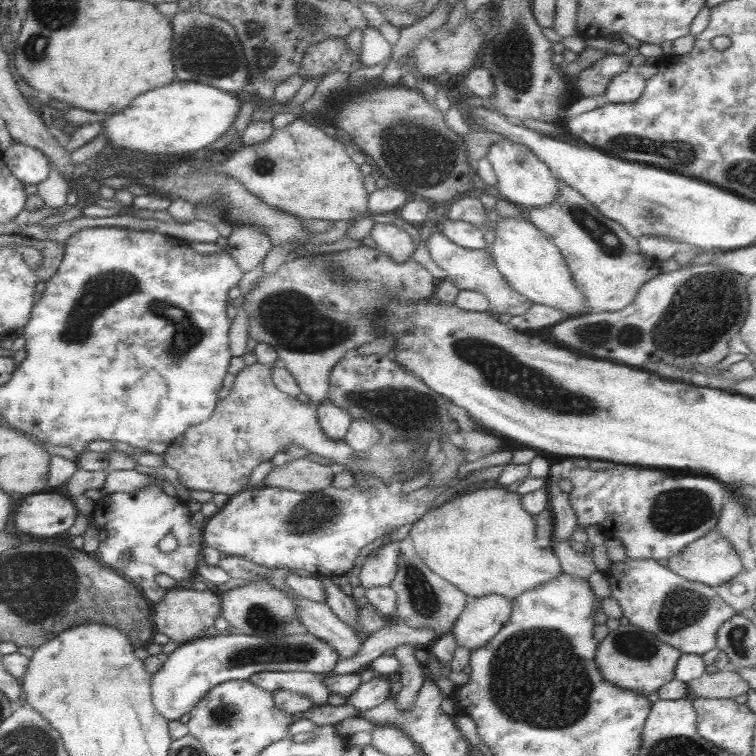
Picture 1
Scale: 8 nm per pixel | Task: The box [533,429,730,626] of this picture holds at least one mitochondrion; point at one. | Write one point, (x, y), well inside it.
(678, 511)

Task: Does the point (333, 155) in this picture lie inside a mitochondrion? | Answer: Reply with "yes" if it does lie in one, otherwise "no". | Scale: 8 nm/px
no

